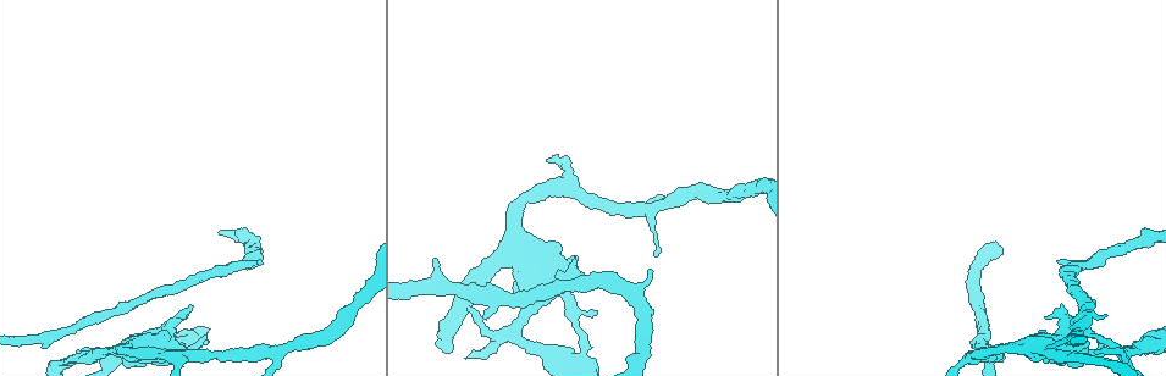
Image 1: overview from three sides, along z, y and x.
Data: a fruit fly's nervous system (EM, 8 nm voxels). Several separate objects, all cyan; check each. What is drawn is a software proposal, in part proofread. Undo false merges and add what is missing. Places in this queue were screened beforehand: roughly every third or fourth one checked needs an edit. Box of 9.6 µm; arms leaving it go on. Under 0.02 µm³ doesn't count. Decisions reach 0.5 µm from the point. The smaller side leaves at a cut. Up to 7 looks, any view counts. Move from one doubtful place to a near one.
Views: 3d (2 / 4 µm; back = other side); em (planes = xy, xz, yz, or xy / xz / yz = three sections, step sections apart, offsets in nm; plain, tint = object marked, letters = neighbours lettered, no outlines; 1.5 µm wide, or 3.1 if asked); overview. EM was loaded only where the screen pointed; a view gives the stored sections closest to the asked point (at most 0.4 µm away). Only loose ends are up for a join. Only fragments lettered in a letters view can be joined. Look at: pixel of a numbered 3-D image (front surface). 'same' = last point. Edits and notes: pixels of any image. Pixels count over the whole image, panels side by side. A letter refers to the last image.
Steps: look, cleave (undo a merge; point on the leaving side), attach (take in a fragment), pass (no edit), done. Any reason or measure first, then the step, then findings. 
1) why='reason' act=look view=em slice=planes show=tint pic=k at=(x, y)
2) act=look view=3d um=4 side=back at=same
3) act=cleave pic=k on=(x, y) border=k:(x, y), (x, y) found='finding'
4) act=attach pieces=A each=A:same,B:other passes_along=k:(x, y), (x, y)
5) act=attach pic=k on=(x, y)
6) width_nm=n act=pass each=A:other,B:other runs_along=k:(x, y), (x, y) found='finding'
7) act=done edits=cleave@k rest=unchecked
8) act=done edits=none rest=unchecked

why='an open end' act=look view=3d um=4 pic=1 at=(432, 259)

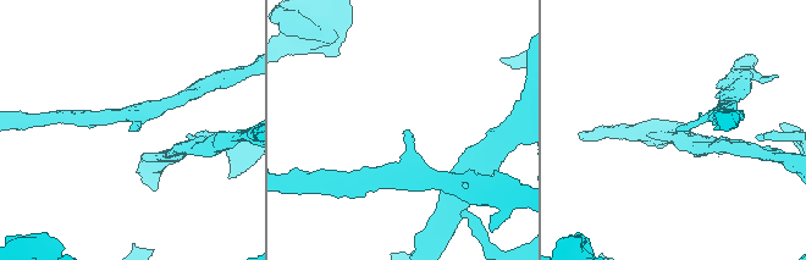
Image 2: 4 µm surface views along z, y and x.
act=look view=em slice=xy step=8 show=letters pic=2 at=(402, 133)

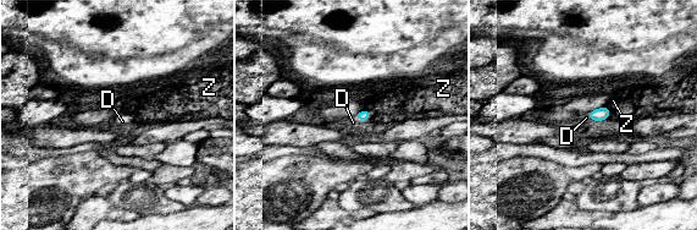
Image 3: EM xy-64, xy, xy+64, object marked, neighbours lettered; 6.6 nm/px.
act=attach pic=3 on=(353, 122) each=D:same,Z:other passes_along=3:(365, 114), (364, 119), (353, 122) found='it goes on there'

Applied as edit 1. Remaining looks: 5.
why='an open end' act=look view=3d um=4 pic=1 at=(657, 257)

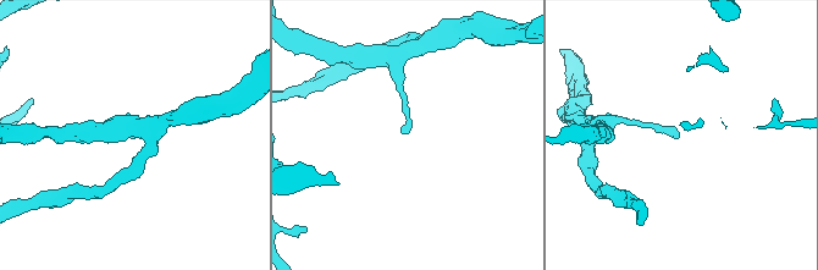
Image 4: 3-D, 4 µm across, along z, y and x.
act=look view=em slice=planes show=letters pic=4 at=(404, 132)

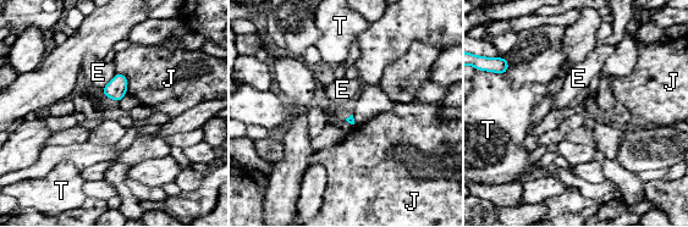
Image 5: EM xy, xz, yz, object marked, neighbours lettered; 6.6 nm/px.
act=pass each=E:other,J:other,T:other border=5:(116, 72), (125, 76), (127, 93) found='none of them fits'

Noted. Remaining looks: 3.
act=done edits=attach@3 rest=unchecked

